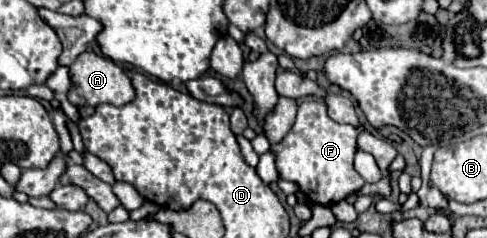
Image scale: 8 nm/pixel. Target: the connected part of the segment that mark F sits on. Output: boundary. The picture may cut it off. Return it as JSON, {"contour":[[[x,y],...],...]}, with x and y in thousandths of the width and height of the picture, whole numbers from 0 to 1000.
{"contour":[[[624,424],[612,441],[612,483],[591,550],[591,567],[559,609],[567,643],[567,710],[571,744],[587,761],[604,761],[616,777],[620,811],[653,861],[686,861],[735,803],[747,777],[747,752],[731,727],[723,676],[731,643],[731,592],[739,567],[739,534],[715,517],[690,517],[669,483],[669,441],[661,424]]]}

